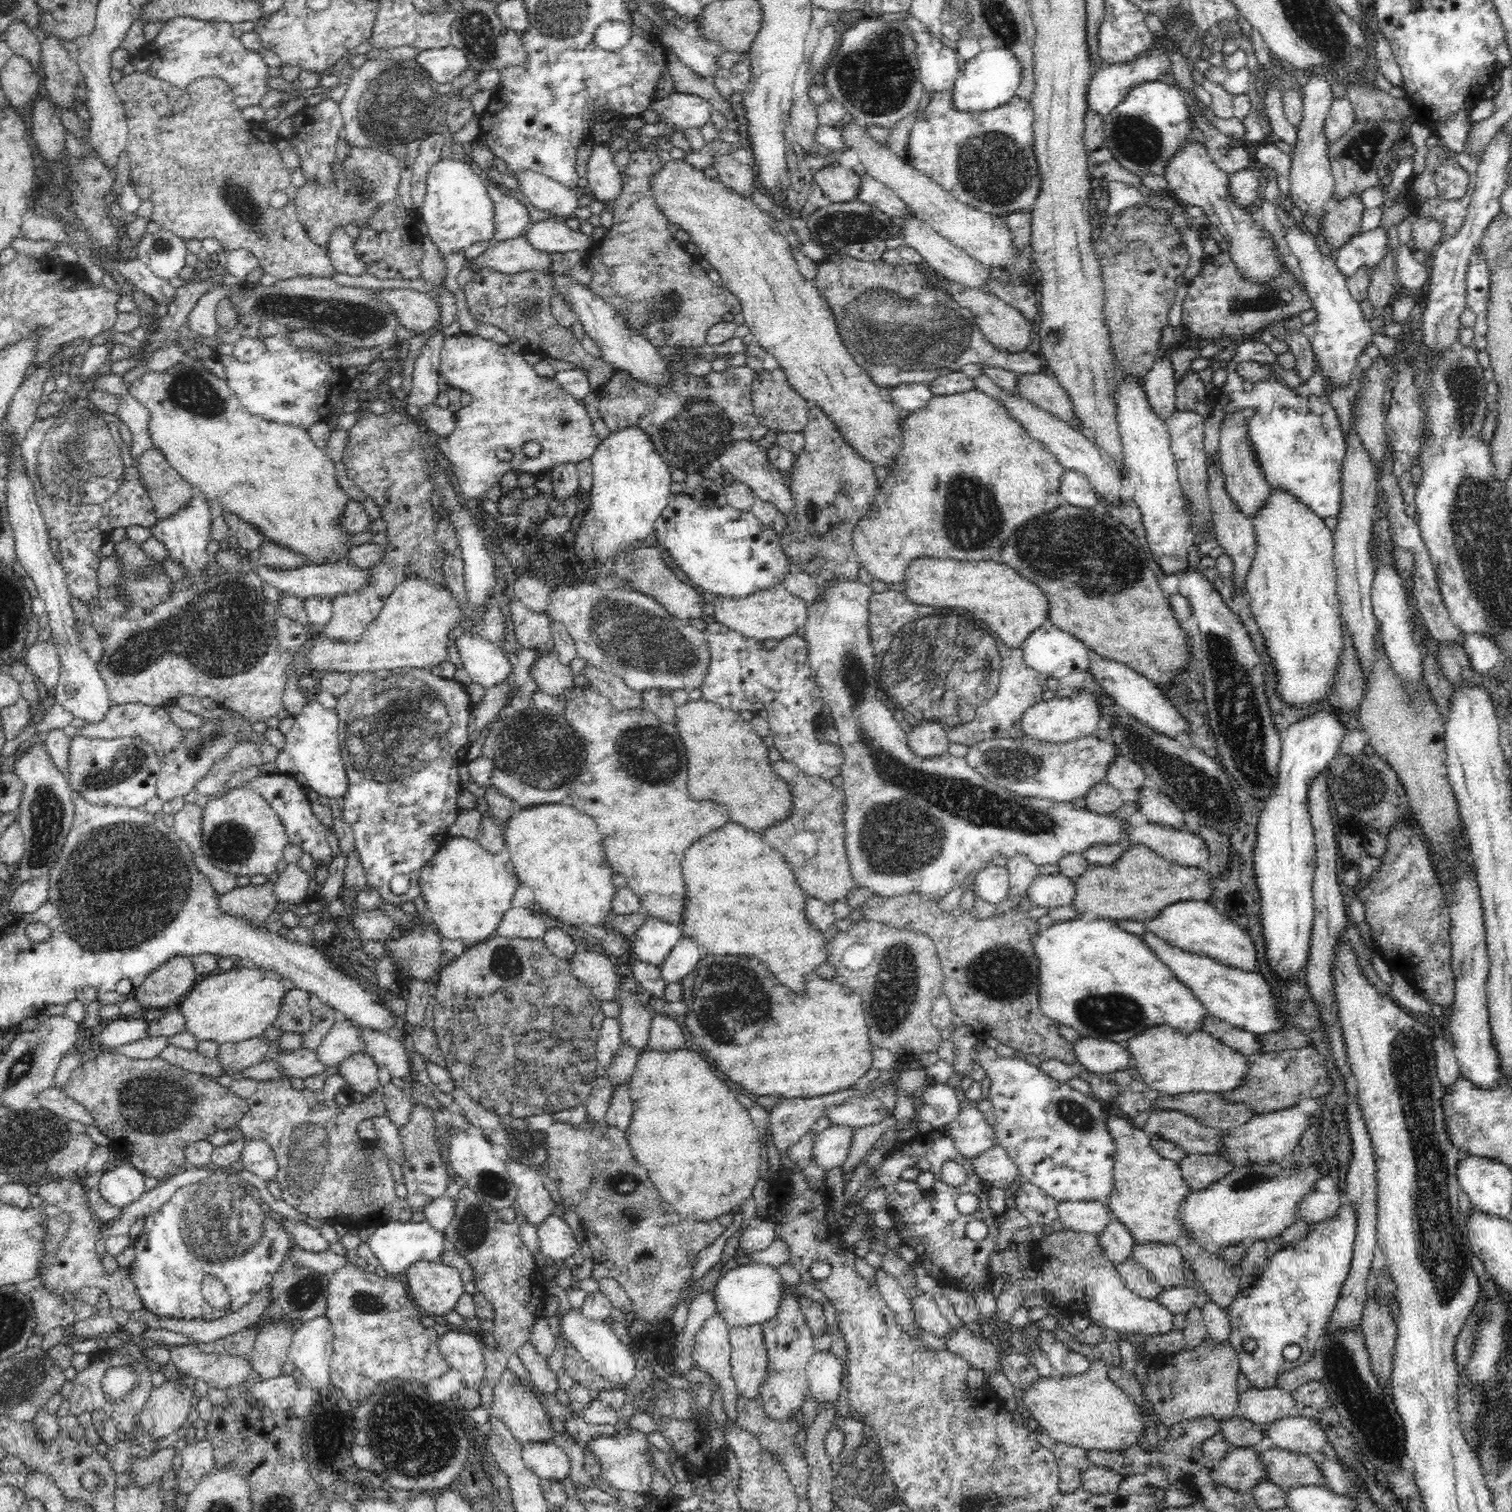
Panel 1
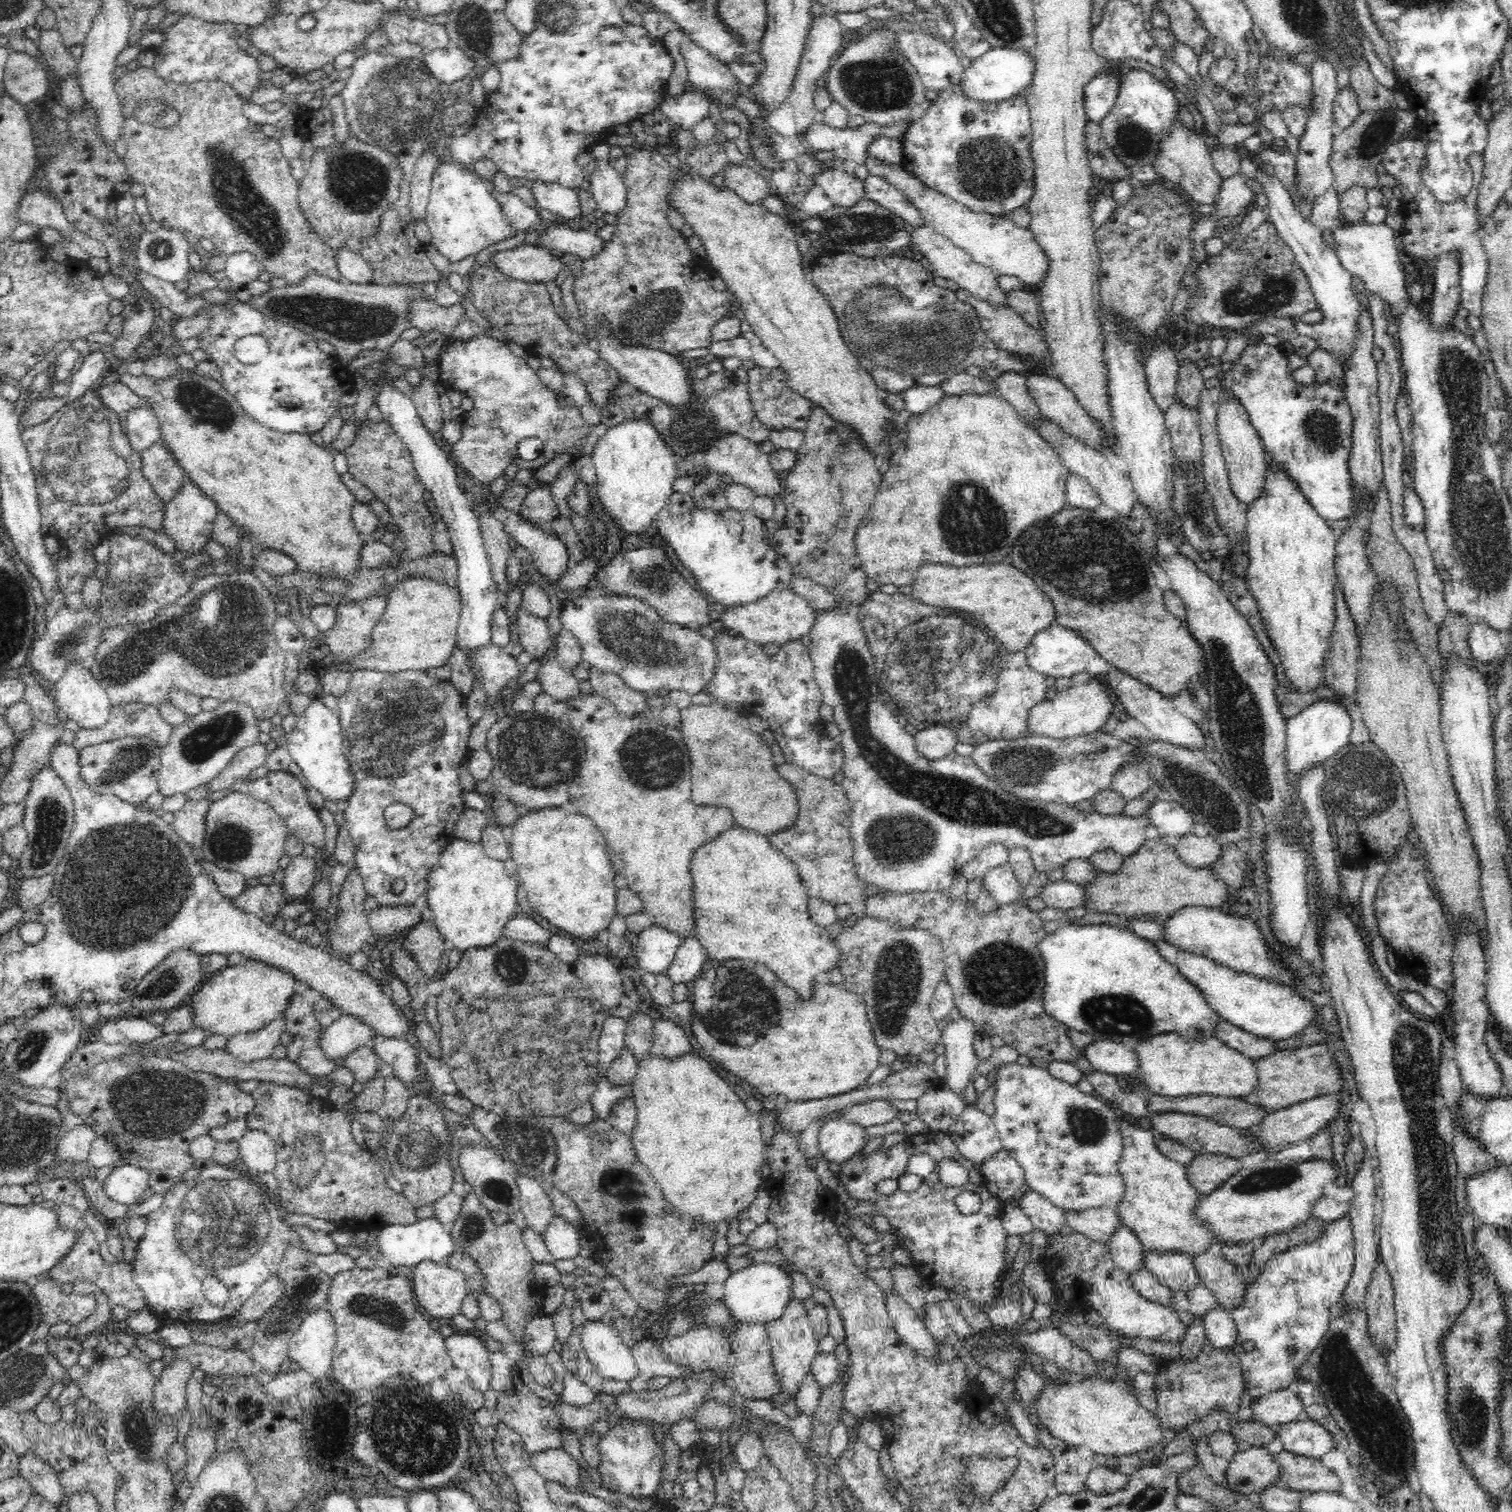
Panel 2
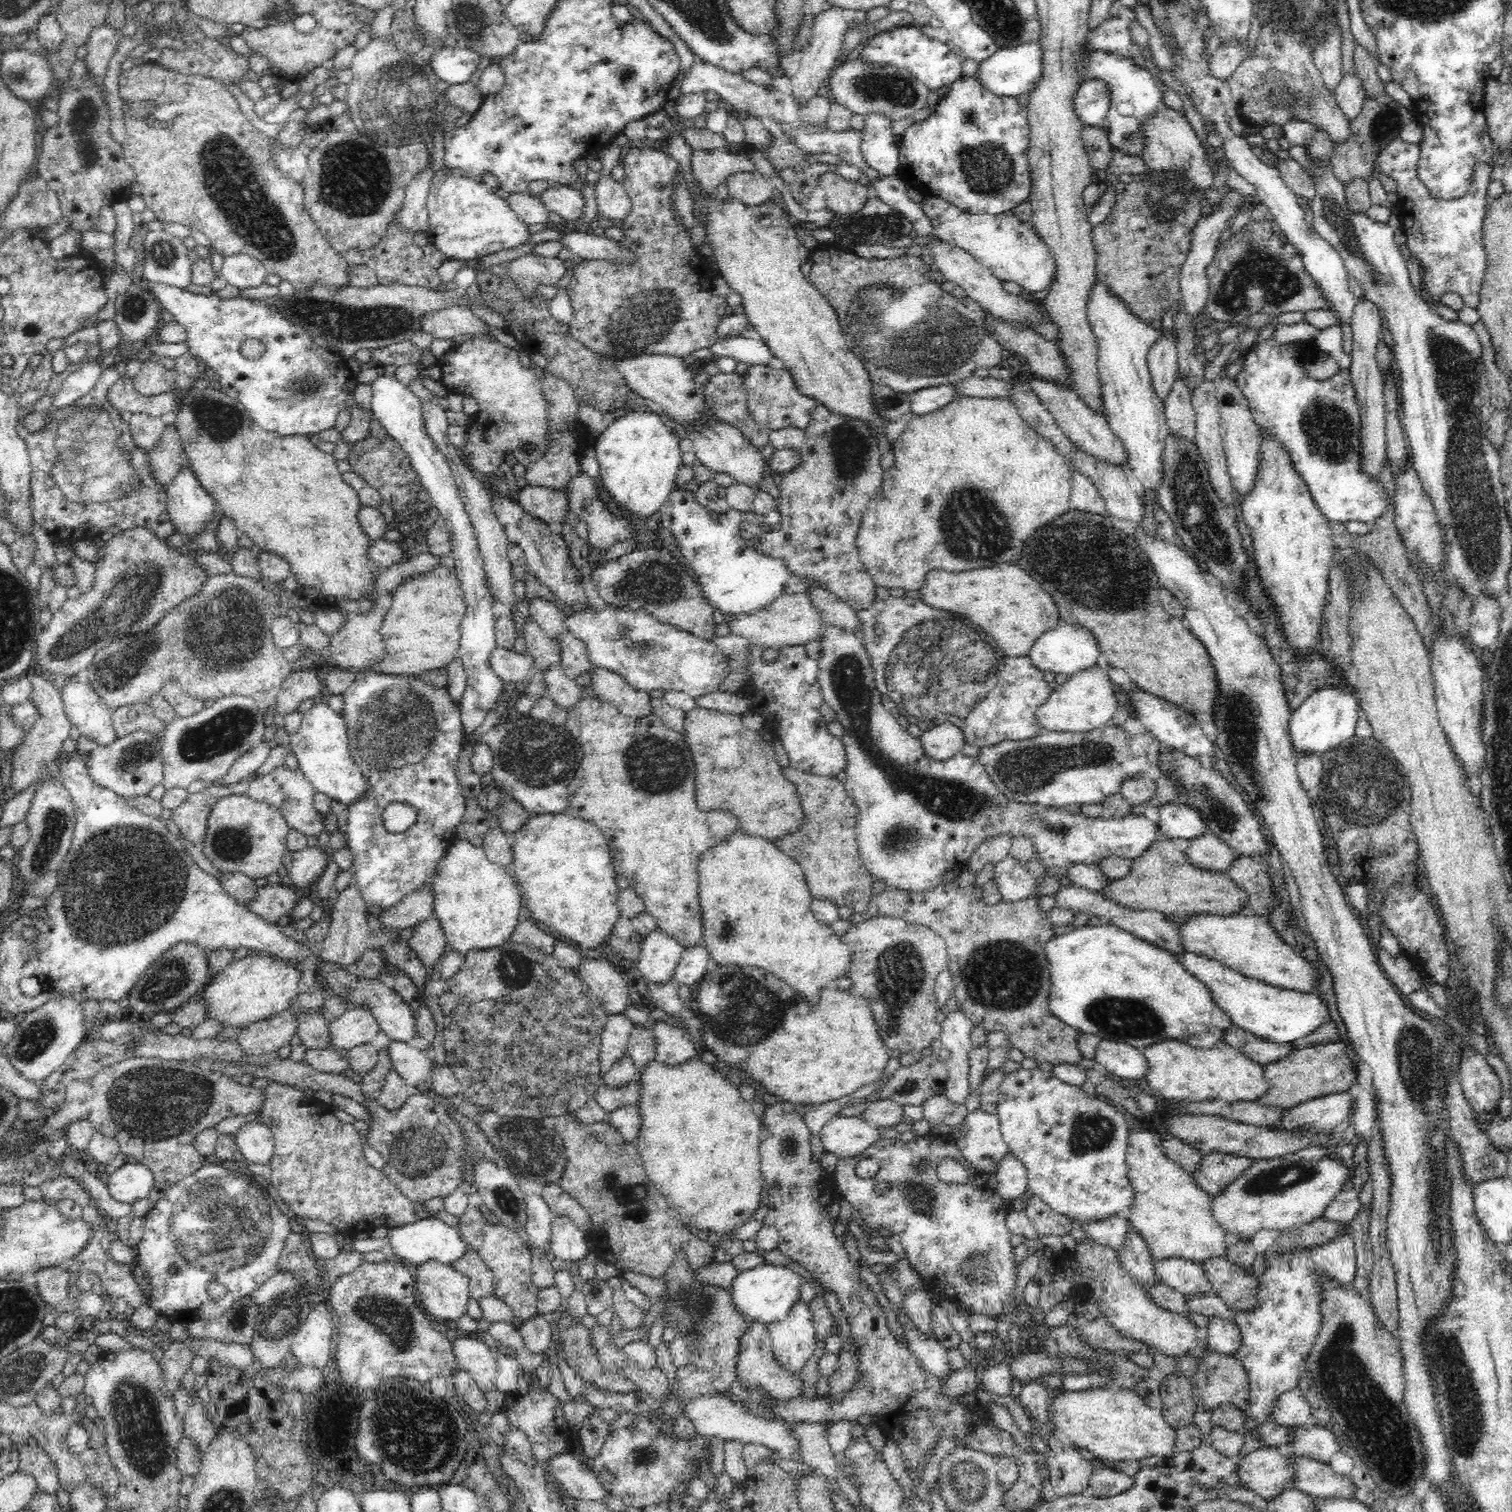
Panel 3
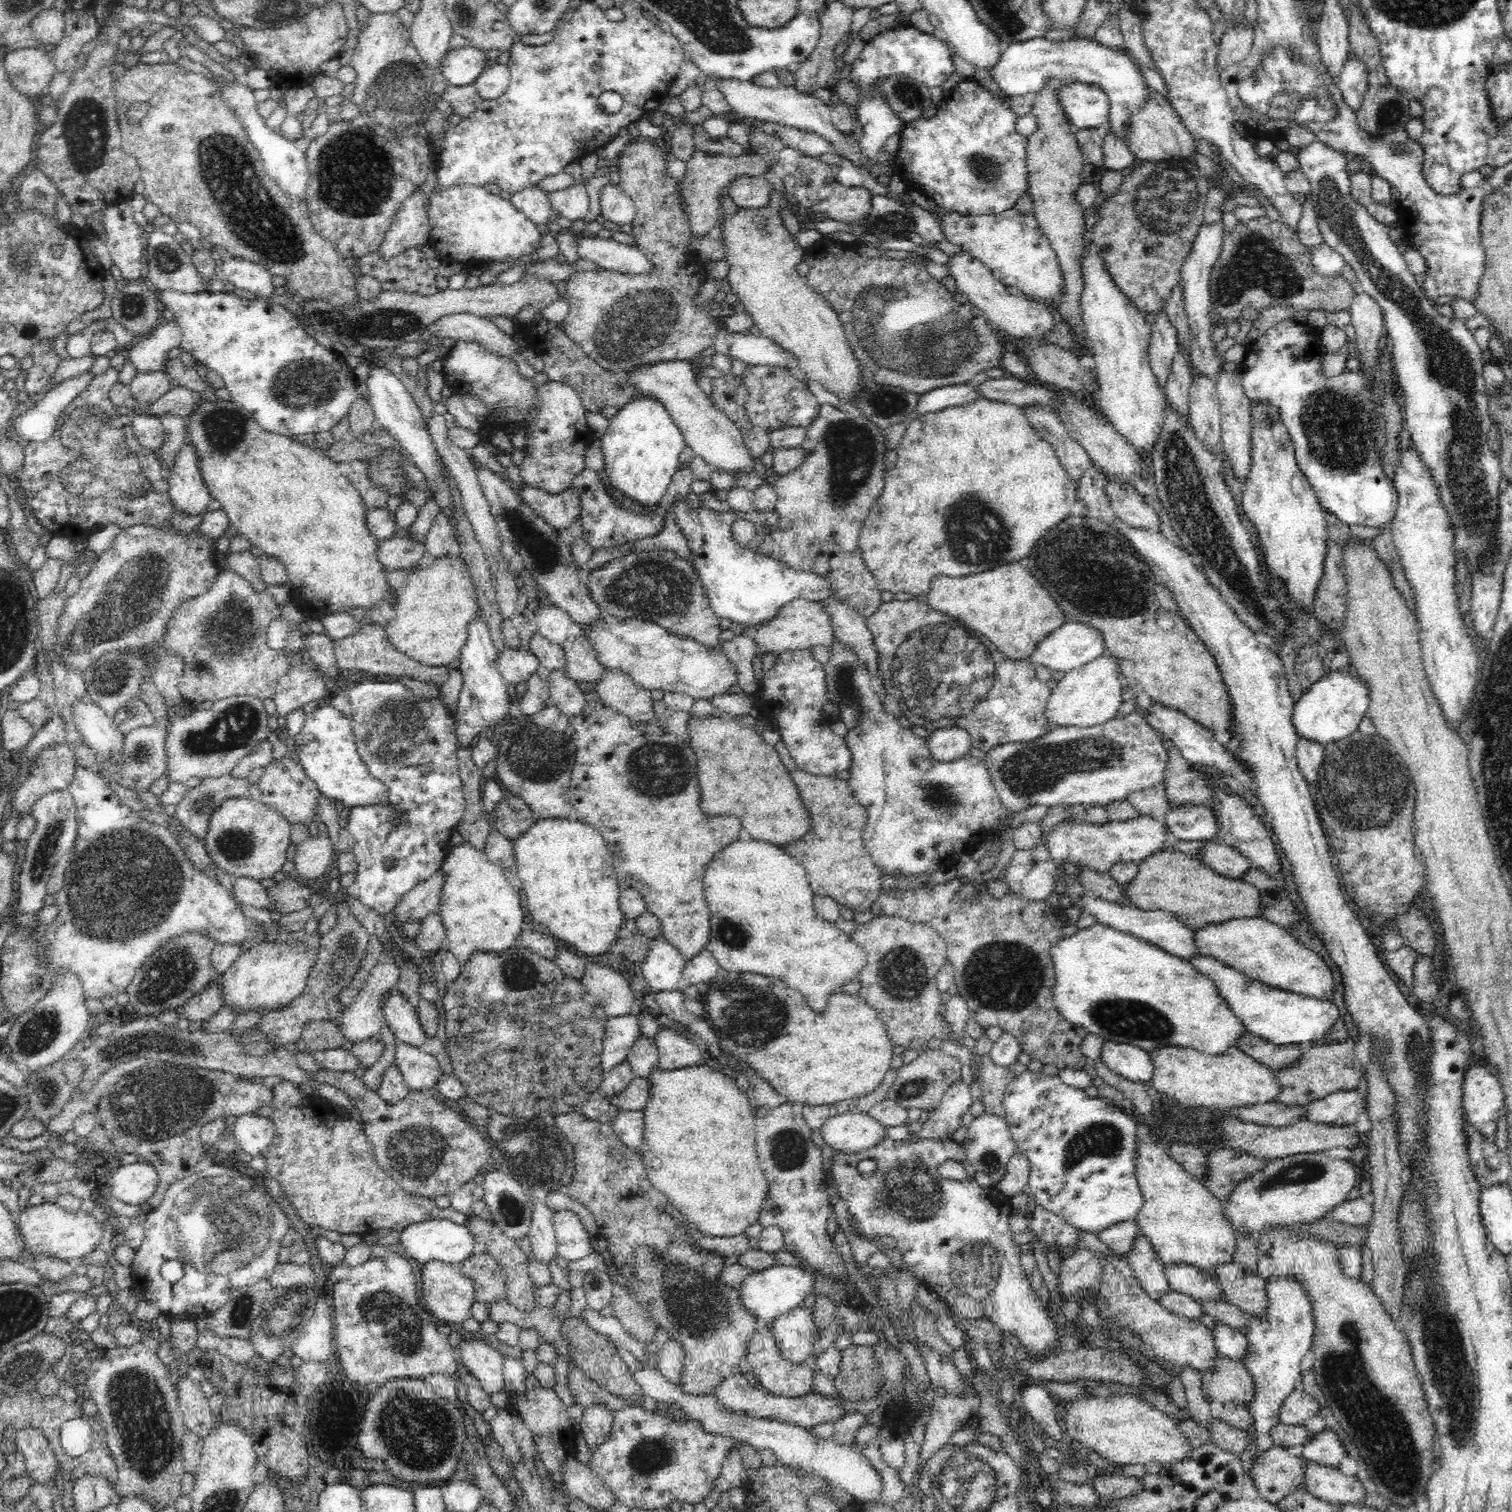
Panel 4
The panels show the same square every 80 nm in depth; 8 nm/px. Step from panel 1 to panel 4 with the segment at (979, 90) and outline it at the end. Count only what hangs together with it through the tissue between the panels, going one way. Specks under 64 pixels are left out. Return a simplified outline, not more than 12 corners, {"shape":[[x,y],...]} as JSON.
{"shape":[[1049,36],[1010,44],[990,76],[1007,96],[1050,78],[1096,84],[1124,141],[1149,88],[1127,52]]}

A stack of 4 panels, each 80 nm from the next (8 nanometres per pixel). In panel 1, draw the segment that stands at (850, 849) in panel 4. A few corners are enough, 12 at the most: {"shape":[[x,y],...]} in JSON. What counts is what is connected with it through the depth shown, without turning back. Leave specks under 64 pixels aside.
{"shape":[[784,759],[791,813],[761,833],[824,902],[858,888],[842,787]]}

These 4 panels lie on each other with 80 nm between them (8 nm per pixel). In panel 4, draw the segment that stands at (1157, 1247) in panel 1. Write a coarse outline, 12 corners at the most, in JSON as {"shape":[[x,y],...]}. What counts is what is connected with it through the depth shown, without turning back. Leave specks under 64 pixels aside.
{"shape":[[1196,1266],[1163,1269],[1172,1291],[1202,1302],[1225,1298],[1216,1279]]}

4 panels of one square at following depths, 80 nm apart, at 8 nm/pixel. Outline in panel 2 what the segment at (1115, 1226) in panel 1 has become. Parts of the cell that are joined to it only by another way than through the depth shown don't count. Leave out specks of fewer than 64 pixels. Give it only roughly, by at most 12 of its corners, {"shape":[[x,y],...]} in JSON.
{"shape":[[1120,1226],[1106,1245],[1115,1265],[1129,1274],[1146,1269],[1143,1244]]}

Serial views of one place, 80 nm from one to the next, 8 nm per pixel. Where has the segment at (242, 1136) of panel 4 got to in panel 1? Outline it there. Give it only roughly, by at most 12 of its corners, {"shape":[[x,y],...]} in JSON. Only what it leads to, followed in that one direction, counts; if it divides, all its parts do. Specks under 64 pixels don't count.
{"shape":[[262,1138],[244,1141],[243,1168],[267,1182],[277,1178],[272,1147]]}

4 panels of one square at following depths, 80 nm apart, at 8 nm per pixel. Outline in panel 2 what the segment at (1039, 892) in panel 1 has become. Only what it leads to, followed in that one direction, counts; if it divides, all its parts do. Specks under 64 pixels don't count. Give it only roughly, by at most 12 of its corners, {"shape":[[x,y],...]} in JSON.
{"shape":[[1065,878],[1040,890],[1044,906],[1088,910],[1084,885]]}

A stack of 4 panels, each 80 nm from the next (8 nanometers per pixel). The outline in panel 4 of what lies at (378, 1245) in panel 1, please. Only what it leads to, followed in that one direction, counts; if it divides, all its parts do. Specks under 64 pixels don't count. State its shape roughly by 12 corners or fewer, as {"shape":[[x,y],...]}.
{"shape":[[436,1219],[400,1231],[395,1249],[419,1267],[472,1255],[464,1223]]}

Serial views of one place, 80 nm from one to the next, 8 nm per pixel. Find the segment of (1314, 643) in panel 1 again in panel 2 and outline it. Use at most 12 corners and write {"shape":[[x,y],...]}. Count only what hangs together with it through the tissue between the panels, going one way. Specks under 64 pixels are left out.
{"shape":[[1274,453],[1247,589],[1296,692],[1322,684],[1337,536]]}

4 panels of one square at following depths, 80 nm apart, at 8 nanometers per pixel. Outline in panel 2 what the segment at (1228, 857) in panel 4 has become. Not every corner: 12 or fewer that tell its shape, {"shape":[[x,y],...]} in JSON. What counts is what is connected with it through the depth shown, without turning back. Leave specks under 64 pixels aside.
{"shape":[[1188,833],[1176,851],[1188,866],[1204,868],[1222,860],[1215,835]]}

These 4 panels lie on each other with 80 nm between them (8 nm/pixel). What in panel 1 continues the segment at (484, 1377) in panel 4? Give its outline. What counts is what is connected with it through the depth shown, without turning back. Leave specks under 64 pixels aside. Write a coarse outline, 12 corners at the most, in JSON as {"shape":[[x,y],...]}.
{"shape":[[447,1331],[439,1351],[474,1387],[484,1376],[483,1342],[473,1331]]}

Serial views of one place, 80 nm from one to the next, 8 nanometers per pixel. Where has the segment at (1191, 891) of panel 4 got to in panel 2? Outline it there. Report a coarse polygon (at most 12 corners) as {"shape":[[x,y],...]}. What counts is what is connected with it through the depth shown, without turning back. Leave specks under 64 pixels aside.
{"shape":[[1179,837],[1146,840],[1120,872],[1097,870],[1089,912],[1166,922],[1228,906],[1230,885],[1188,866]]}

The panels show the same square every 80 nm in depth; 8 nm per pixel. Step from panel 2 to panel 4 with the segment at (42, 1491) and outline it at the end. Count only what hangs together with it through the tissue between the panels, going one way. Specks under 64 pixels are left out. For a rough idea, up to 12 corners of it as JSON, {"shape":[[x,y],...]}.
{"shape":[[21,1428],[11,1448],[27,1476],[44,1483],[59,1470],[40,1428]]}

